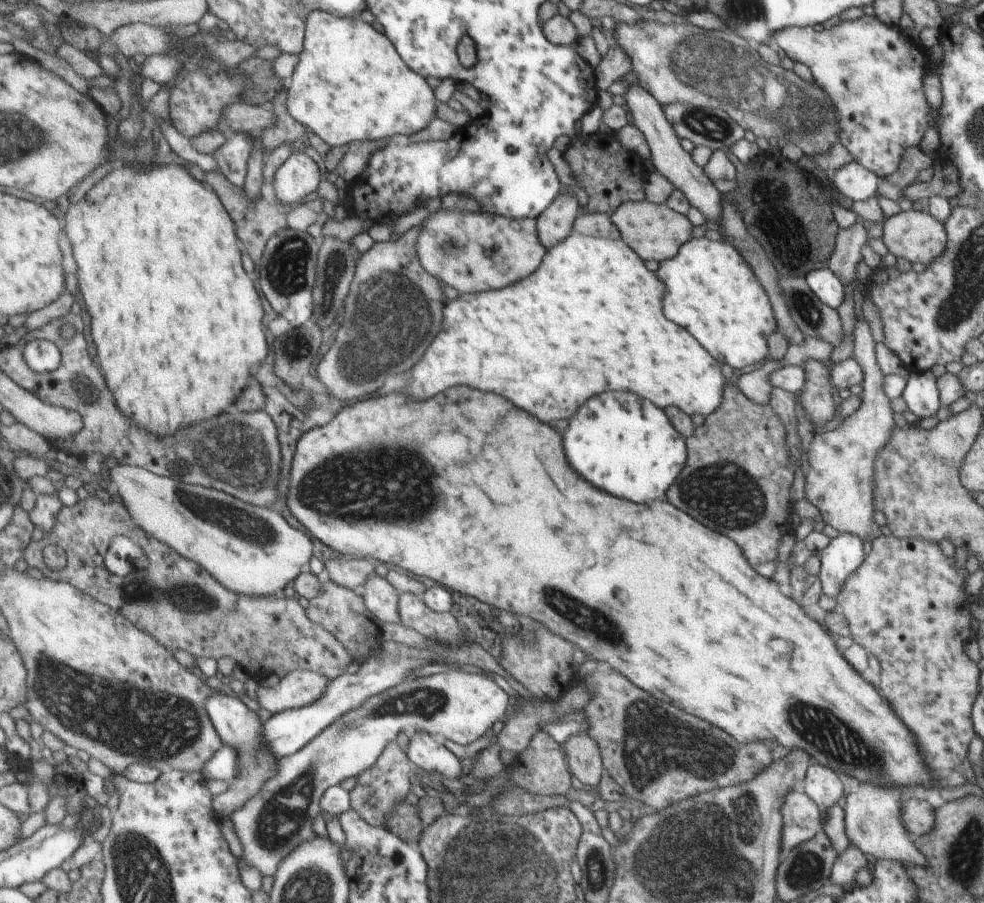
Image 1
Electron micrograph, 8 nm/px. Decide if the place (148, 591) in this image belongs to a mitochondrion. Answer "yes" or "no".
yes

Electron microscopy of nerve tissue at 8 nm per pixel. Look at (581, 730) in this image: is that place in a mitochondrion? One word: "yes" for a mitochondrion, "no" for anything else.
no

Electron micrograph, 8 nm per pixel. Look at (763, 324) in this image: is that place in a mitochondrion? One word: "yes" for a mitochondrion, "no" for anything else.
no

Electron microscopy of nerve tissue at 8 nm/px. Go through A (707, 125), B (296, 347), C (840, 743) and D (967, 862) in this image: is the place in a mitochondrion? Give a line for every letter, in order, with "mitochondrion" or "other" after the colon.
A: mitochondrion
B: mitochondrion
C: mitochondrion
D: mitochondrion

